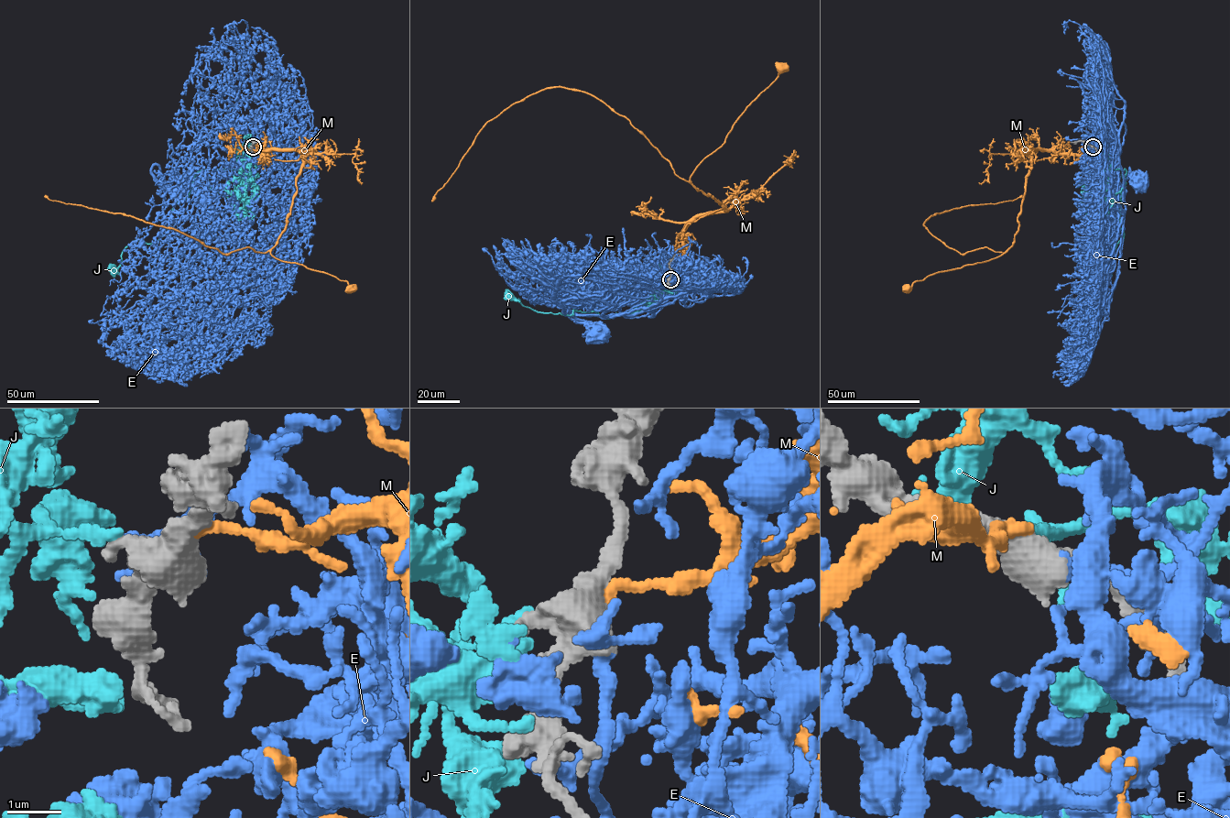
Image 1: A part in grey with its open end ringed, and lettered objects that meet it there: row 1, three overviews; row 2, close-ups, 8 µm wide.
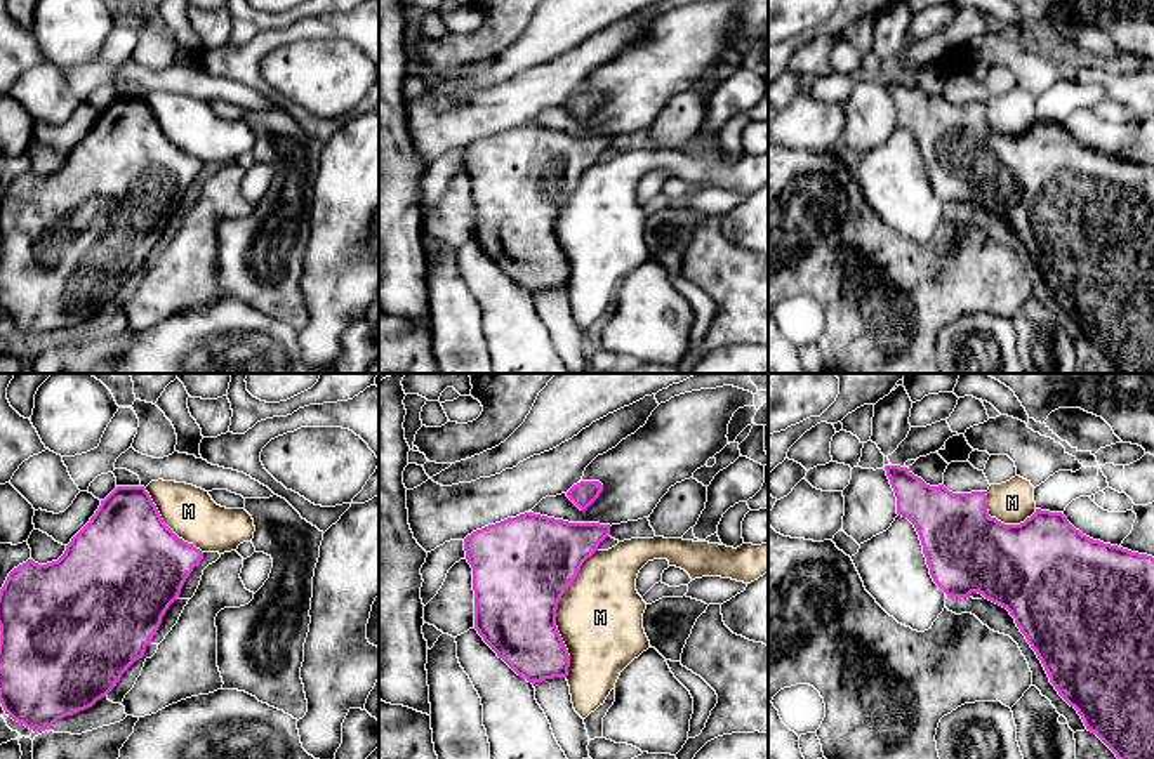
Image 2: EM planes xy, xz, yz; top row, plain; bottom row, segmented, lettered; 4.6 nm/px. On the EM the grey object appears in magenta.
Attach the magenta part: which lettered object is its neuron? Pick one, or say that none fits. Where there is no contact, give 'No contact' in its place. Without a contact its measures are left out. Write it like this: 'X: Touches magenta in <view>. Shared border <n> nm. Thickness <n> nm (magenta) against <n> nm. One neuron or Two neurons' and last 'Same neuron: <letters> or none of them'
E: No contact. One neuron
J: No contact. Two neurons
M: Touches magenta in xz. Shared border 600 nm. Thickness 440 nm (magenta) against 400 nm. Two neurons
Same neuron: E

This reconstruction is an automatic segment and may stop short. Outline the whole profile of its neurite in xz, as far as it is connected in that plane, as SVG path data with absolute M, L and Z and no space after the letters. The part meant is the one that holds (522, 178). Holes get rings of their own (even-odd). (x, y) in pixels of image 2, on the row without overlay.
M525 123L464 149L466 170L473 179L474 240L528 294L568 287L570 266L556 238L558 214L582 174L608 146L610 135L568 134Z

